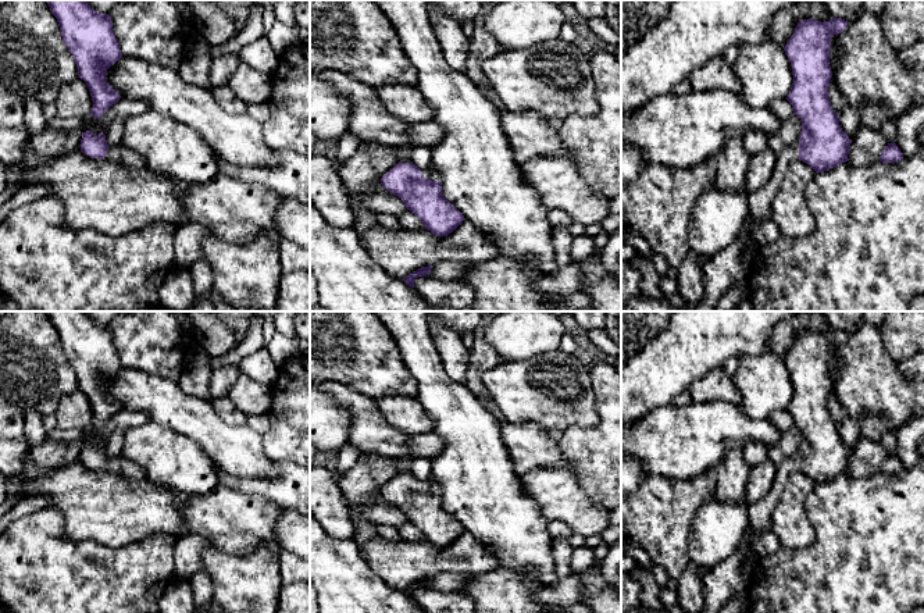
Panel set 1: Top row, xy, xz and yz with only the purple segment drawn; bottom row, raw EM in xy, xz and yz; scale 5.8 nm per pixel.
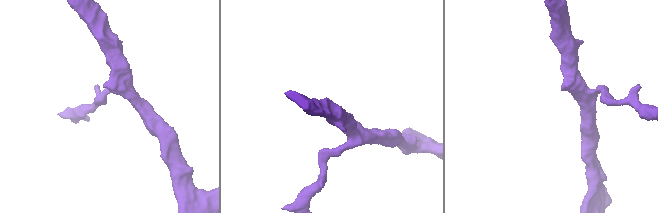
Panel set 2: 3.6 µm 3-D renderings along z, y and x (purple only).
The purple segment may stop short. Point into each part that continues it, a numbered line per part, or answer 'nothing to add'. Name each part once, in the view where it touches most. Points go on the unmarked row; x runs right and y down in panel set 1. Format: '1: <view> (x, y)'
1: xz (431, 484)

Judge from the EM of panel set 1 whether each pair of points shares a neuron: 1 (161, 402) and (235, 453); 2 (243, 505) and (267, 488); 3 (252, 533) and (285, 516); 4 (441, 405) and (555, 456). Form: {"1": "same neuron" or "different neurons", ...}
{"1": "same neuron", "2": "different neurons", "3": "different neurons", "4": "different neurons"}

